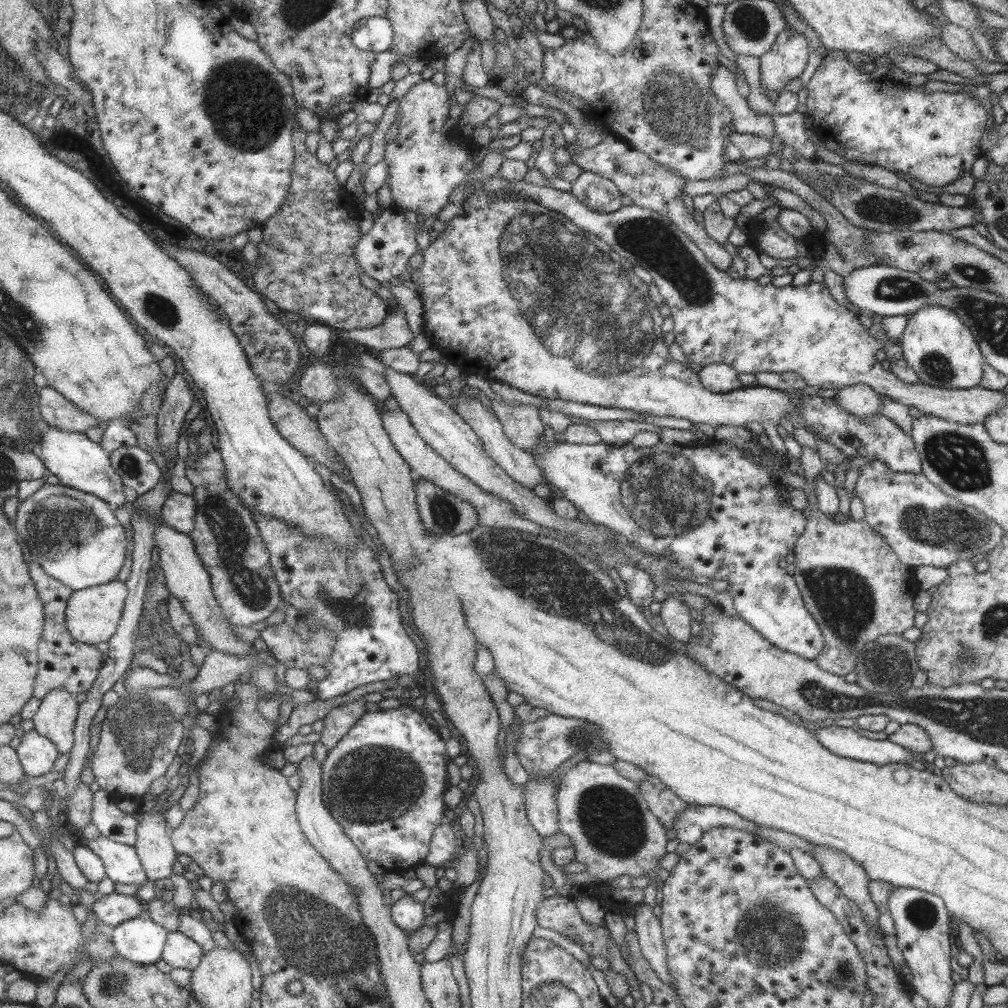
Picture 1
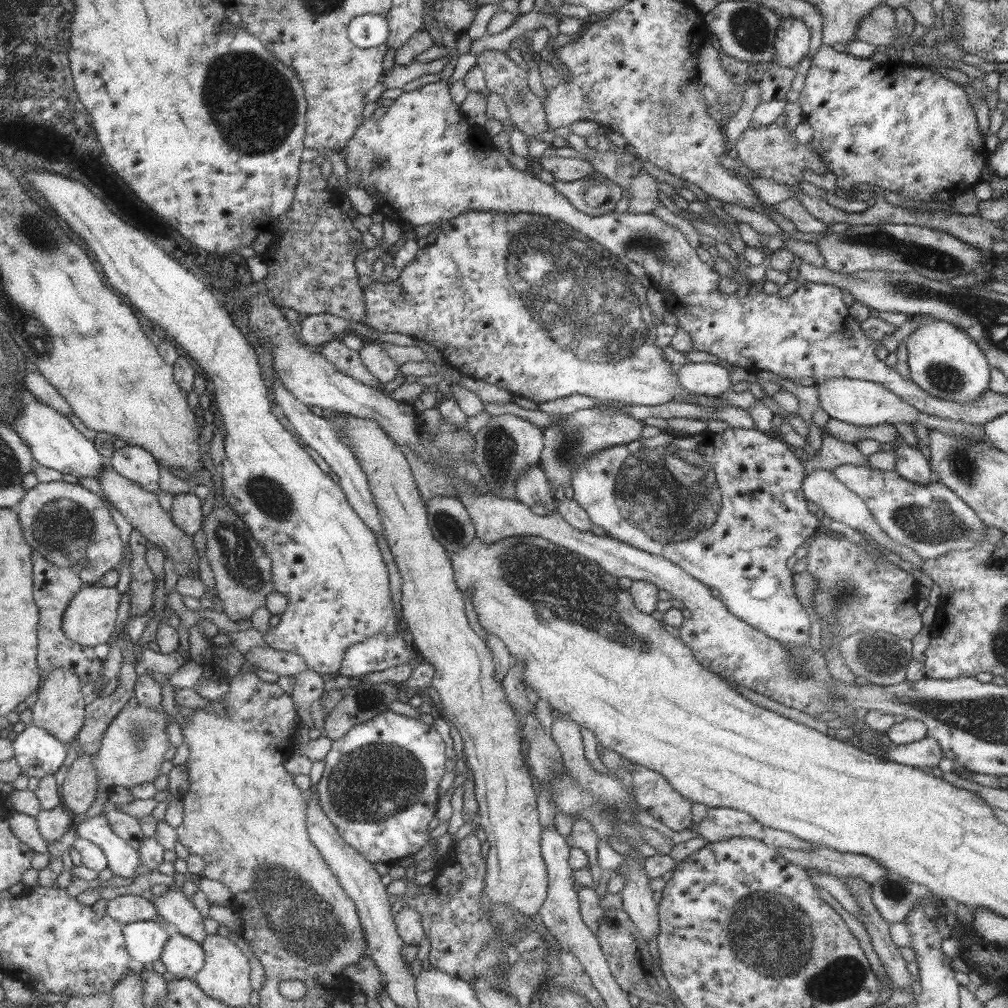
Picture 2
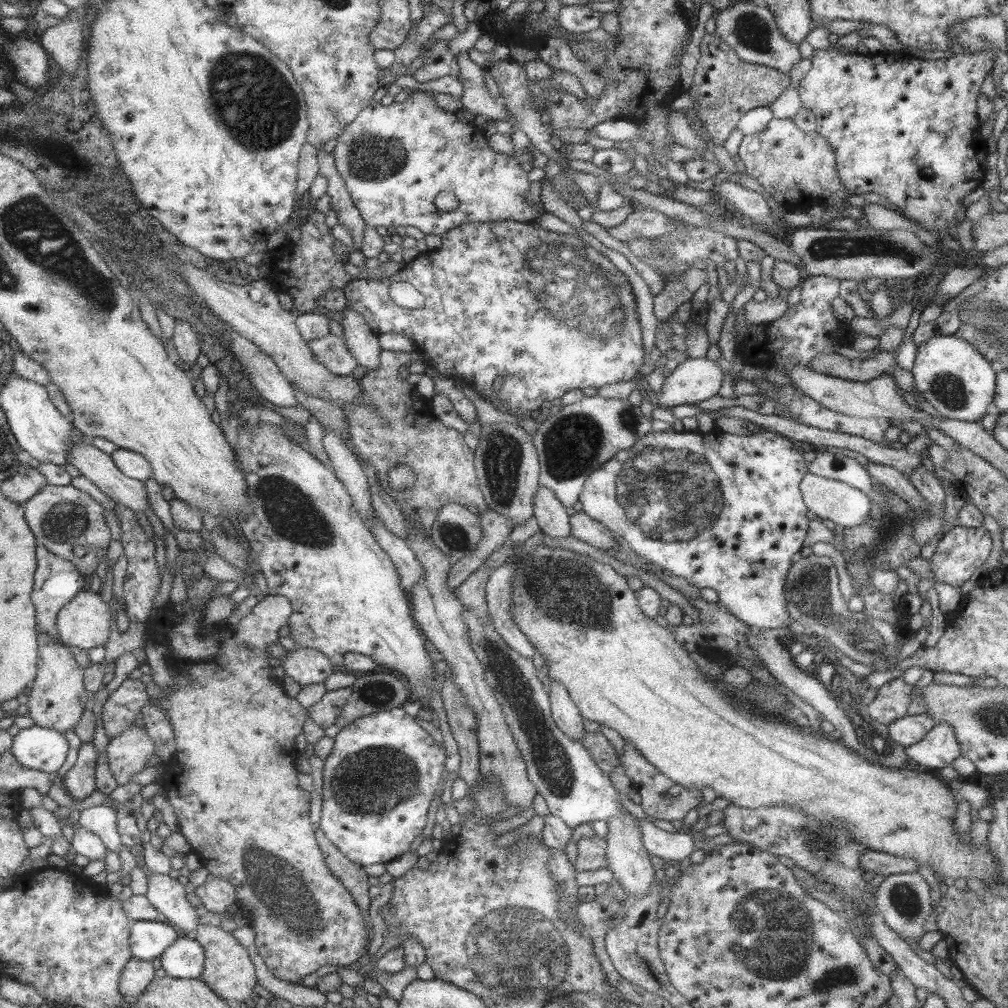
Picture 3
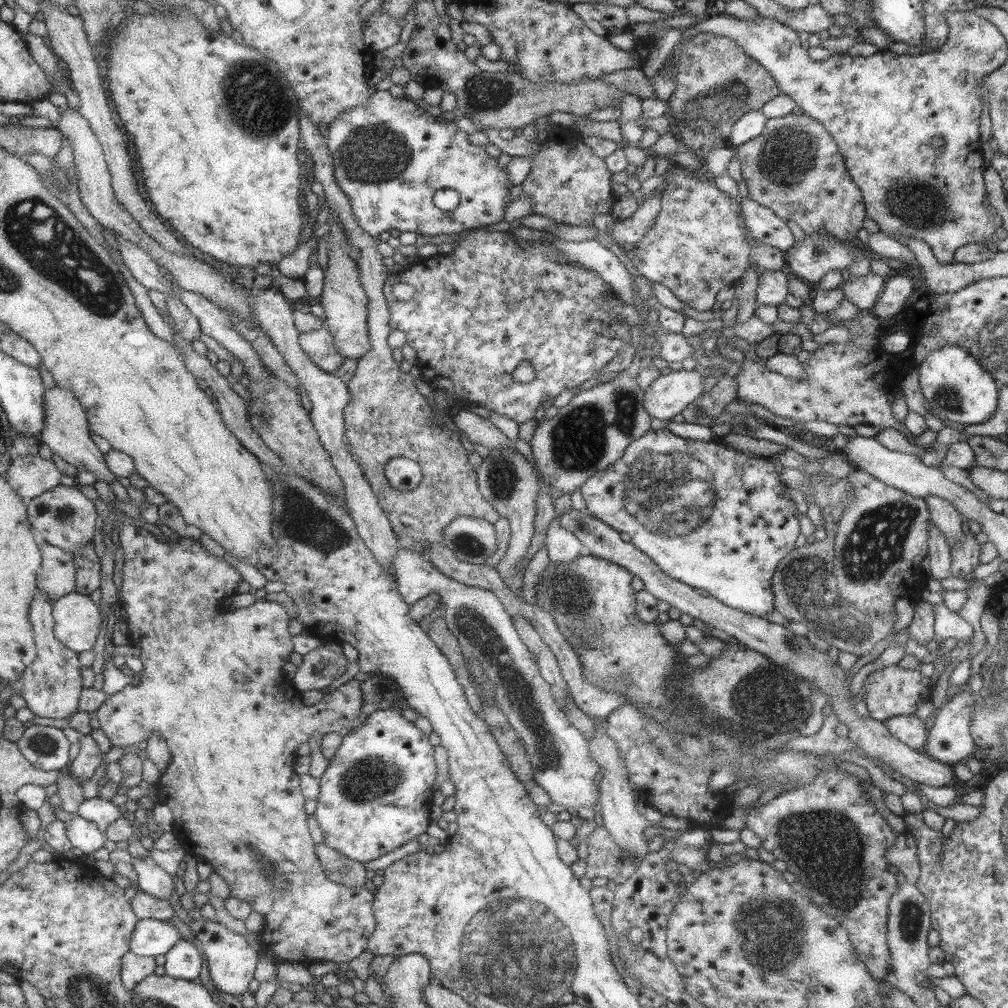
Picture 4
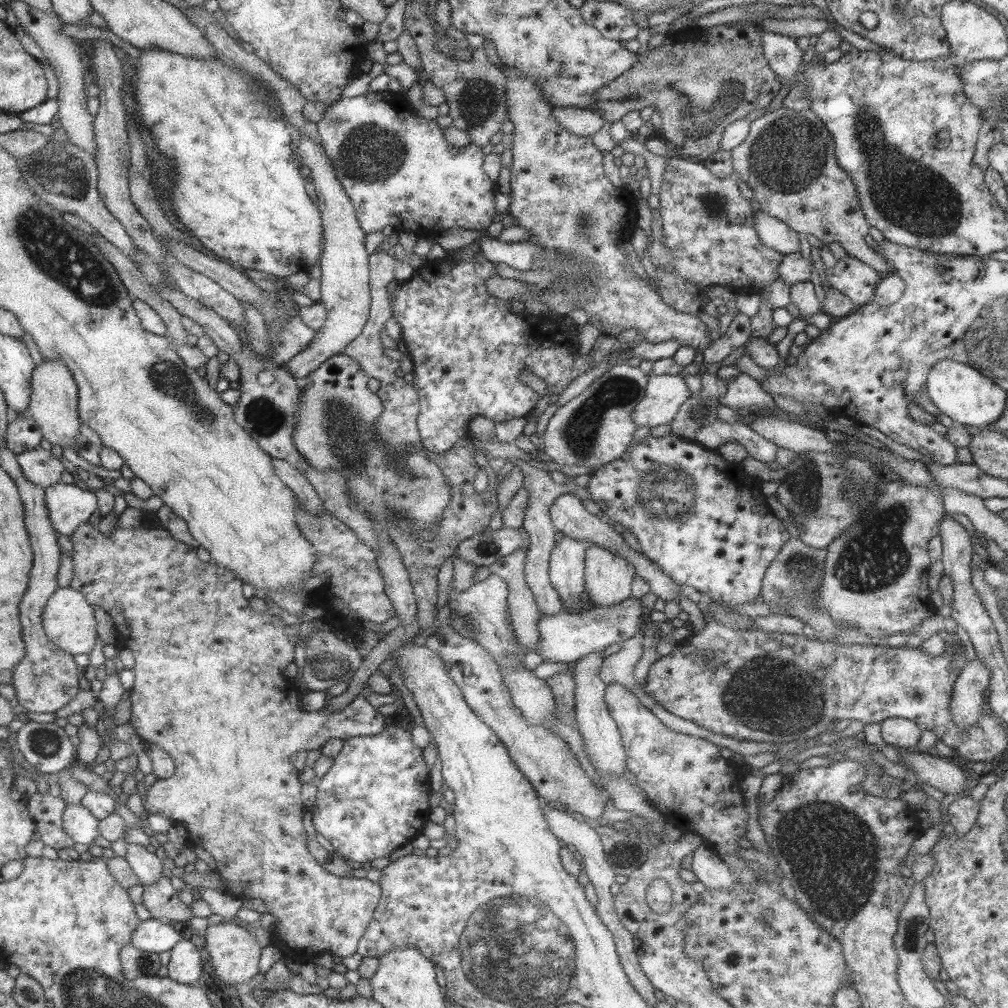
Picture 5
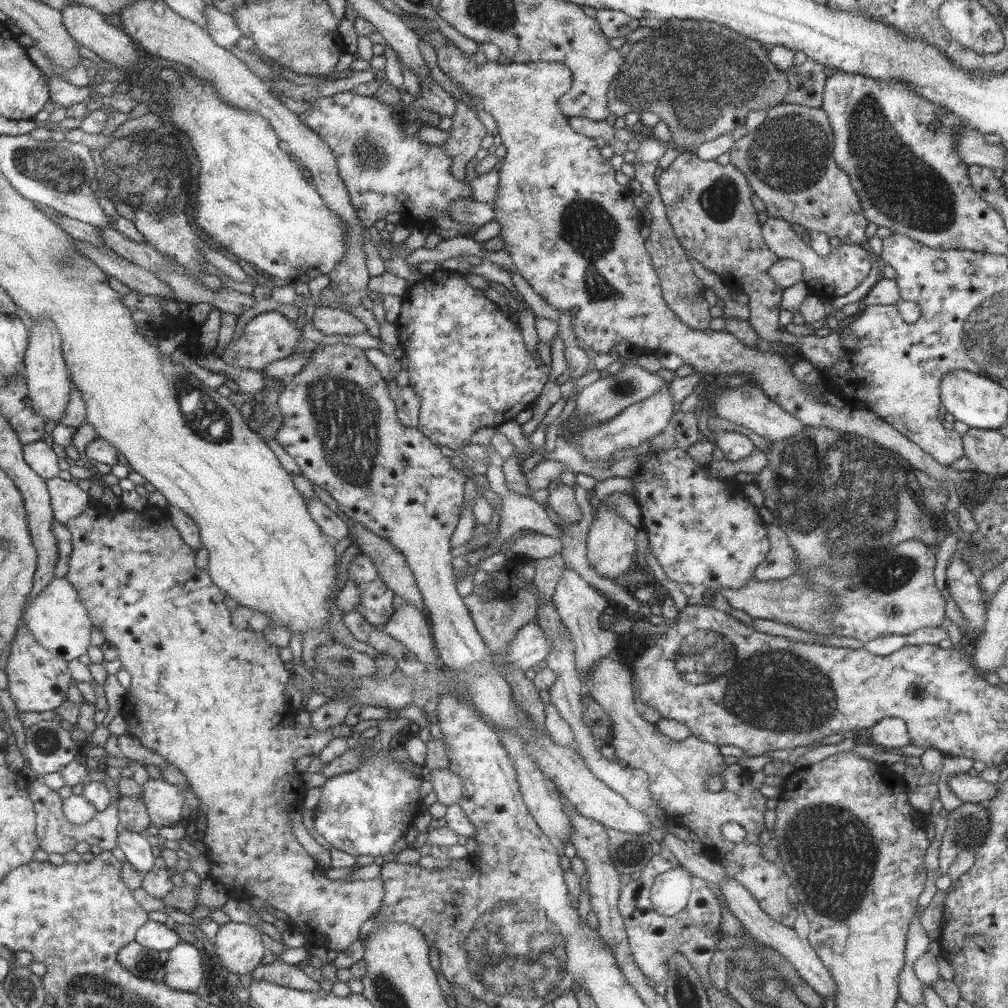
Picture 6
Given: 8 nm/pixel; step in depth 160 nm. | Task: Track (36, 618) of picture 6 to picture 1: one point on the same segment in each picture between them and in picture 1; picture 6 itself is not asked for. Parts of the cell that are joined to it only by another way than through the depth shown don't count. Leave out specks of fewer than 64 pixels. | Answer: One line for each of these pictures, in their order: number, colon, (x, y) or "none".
1: (94, 614)
2: (91, 619)
3: (85, 622)
4: (78, 619)
5: (69, 619)

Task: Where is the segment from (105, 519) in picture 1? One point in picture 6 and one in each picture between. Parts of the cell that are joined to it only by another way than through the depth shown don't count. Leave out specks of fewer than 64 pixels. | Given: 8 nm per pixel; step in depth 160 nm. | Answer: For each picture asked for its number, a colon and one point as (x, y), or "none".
2: (69, 525)
3: (70, 523)
4: (65, 517)
5: (70, 505)
6: (69, 501)

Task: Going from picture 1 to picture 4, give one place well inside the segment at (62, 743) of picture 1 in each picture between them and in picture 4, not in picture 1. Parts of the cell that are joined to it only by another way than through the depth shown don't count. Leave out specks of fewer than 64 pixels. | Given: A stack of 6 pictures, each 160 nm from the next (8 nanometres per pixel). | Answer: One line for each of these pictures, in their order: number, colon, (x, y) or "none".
2: (60, 709)
3: (58, 699)
4: (52, 686)

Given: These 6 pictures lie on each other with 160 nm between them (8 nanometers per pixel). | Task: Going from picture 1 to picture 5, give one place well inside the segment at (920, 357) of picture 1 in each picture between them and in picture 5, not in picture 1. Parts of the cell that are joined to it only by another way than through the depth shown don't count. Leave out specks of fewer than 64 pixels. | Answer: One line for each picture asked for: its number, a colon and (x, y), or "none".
2: (943, 360)
3: (951, 375)
4: (956, 388)
5: (965, 395)

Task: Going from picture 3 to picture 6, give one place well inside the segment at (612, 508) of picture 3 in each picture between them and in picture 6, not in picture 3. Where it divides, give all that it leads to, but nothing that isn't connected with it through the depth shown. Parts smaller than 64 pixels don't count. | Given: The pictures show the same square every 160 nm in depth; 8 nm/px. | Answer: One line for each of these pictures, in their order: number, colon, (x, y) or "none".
4: (677, 499)
5: (680, 501)
6: (695, 534)

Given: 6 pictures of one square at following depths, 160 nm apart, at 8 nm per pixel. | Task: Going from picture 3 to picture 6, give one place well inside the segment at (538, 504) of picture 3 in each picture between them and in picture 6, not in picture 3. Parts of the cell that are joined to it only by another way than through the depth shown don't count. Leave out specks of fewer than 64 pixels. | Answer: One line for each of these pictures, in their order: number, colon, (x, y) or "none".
4: (562, 546)
5: (566, 559)
6: (578, 605)

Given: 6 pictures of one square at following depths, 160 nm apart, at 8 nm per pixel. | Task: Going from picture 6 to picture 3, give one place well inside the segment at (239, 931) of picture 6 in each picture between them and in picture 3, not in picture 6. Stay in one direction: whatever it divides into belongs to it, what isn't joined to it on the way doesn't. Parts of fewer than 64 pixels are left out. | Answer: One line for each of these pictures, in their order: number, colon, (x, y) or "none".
3: (229, 971)
4: (232, 962)
5: (235, 954)

